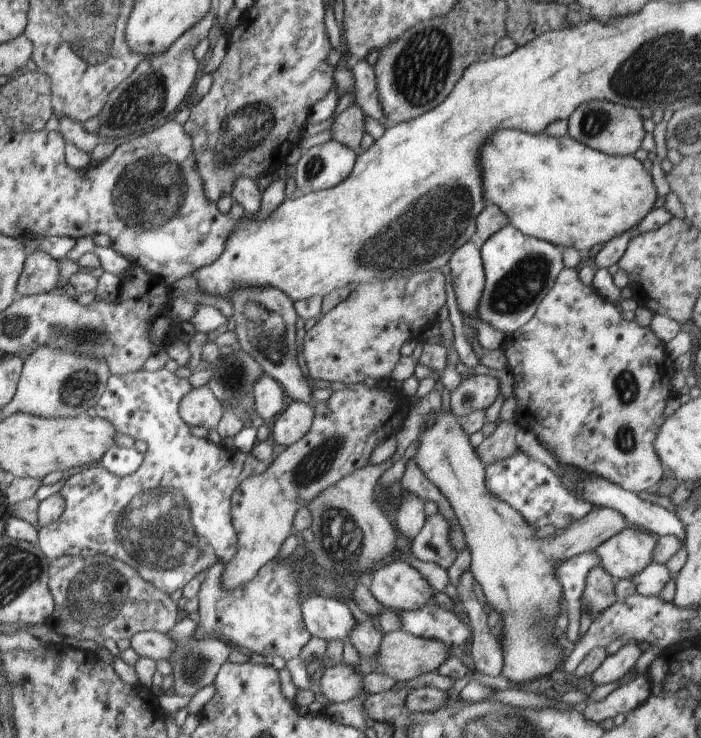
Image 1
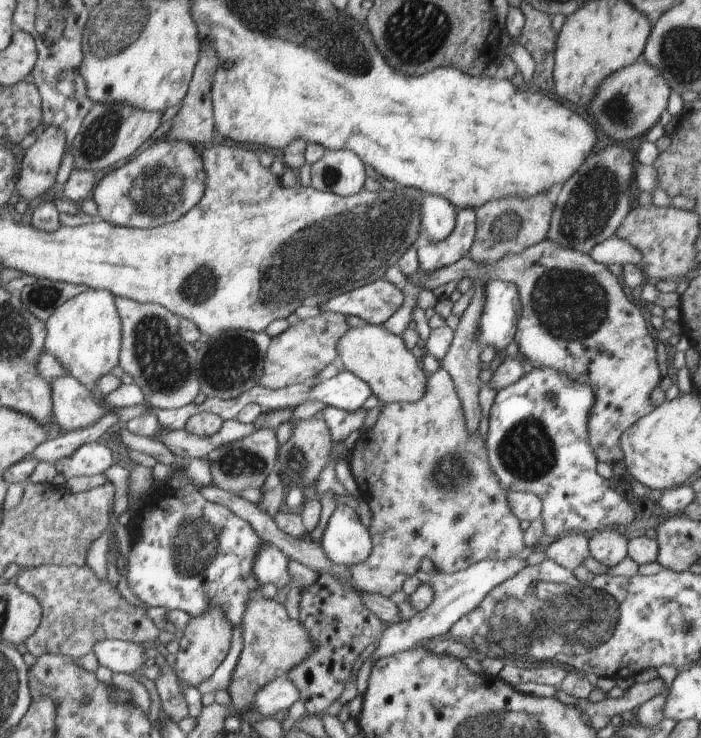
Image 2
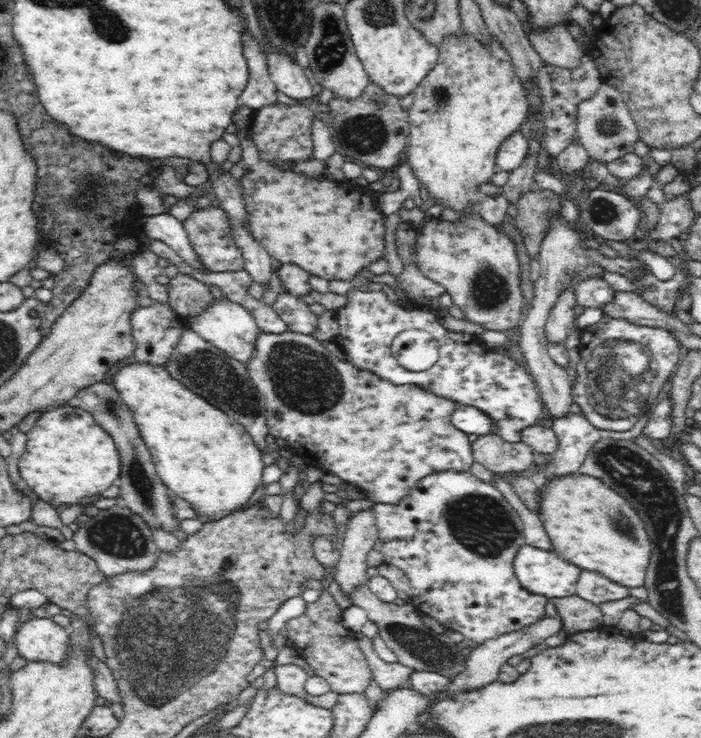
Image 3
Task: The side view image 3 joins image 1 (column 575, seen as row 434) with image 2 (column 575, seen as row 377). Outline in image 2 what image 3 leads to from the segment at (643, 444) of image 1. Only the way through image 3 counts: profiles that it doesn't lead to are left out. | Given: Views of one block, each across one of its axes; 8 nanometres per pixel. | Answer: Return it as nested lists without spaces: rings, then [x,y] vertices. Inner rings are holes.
[[[544,239],[538,244],[531,244],[522,252],[506,254],[492,264],[476,264],[470,256],[458,260],[454,264],[424,274],[418,269],[407,282],[418,284],[422,288],[434,290],[448,282],[460,282],[468,278],[472,284],[476,280],[488,282],[503,280],[511,282],[518,288],[520,295],[520,318],[514,341],[518,344],[518,355],[527,362],[530,369],[549,368],[566,374],[566,378],[576,380],[580,384],[588,384],[596,395],[596,402],[588,416],[588,444],[596,454],[598,462],[617,464],[624,461],[624,452],[620,448],[620,438],[625,430],[643,416],[654,410],[651,403],[653,391],[658,390],[663,377],[656,361],[657,339],[648,332],[648,326],[640,309],[636,307],[624,293],[618,277],[614,276],[607,266],[592,260],[590,254],[576,252],[571,248],[562,248],[552,240]]]

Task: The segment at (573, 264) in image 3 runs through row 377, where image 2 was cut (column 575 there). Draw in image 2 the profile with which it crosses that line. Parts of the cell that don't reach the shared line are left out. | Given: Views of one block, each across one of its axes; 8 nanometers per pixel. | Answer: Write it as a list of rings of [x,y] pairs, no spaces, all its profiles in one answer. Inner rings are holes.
[[[581,532],[562,535],[550,543],[545,553],[548,559],[555,560],[560,566],[573,571],[590,556],[589,535]]]

